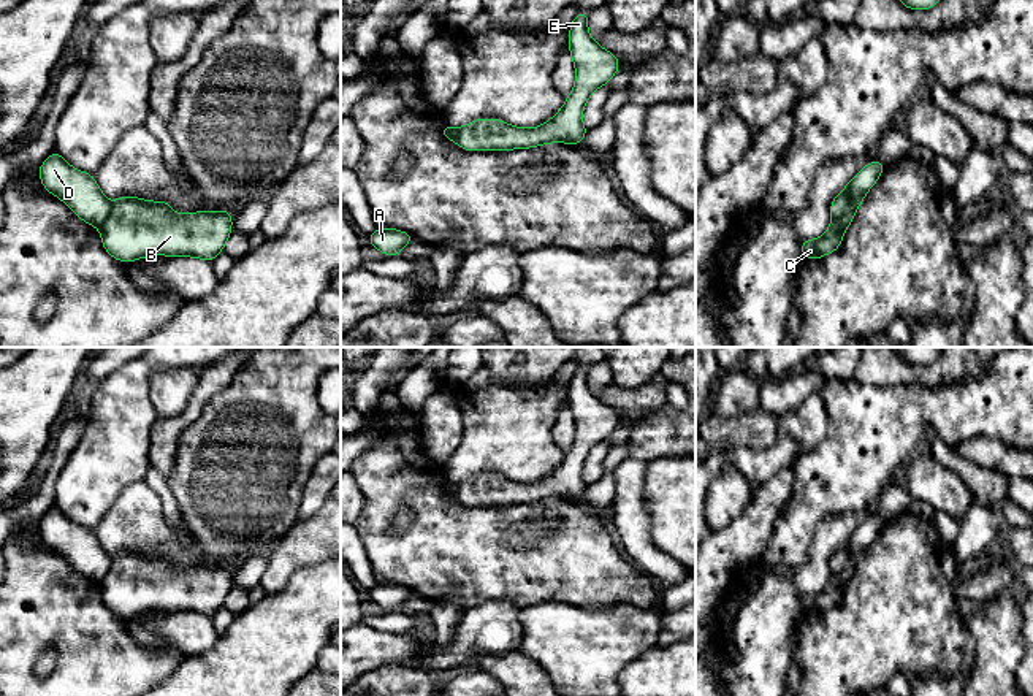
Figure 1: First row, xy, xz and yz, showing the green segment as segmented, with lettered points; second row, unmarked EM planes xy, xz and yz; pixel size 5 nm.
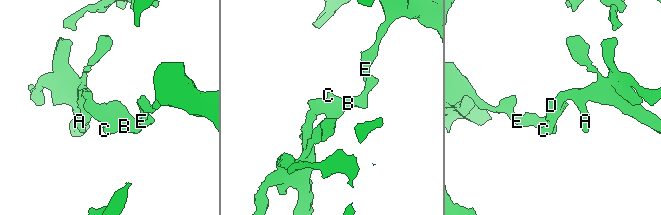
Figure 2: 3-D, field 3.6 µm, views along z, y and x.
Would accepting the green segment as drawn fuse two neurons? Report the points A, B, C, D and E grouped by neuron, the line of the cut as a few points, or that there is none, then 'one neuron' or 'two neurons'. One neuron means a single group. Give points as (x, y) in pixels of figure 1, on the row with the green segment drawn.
A D / B C E | yz (864, 192), (854, 194), (846, 210), (832, 219) | two neurons

